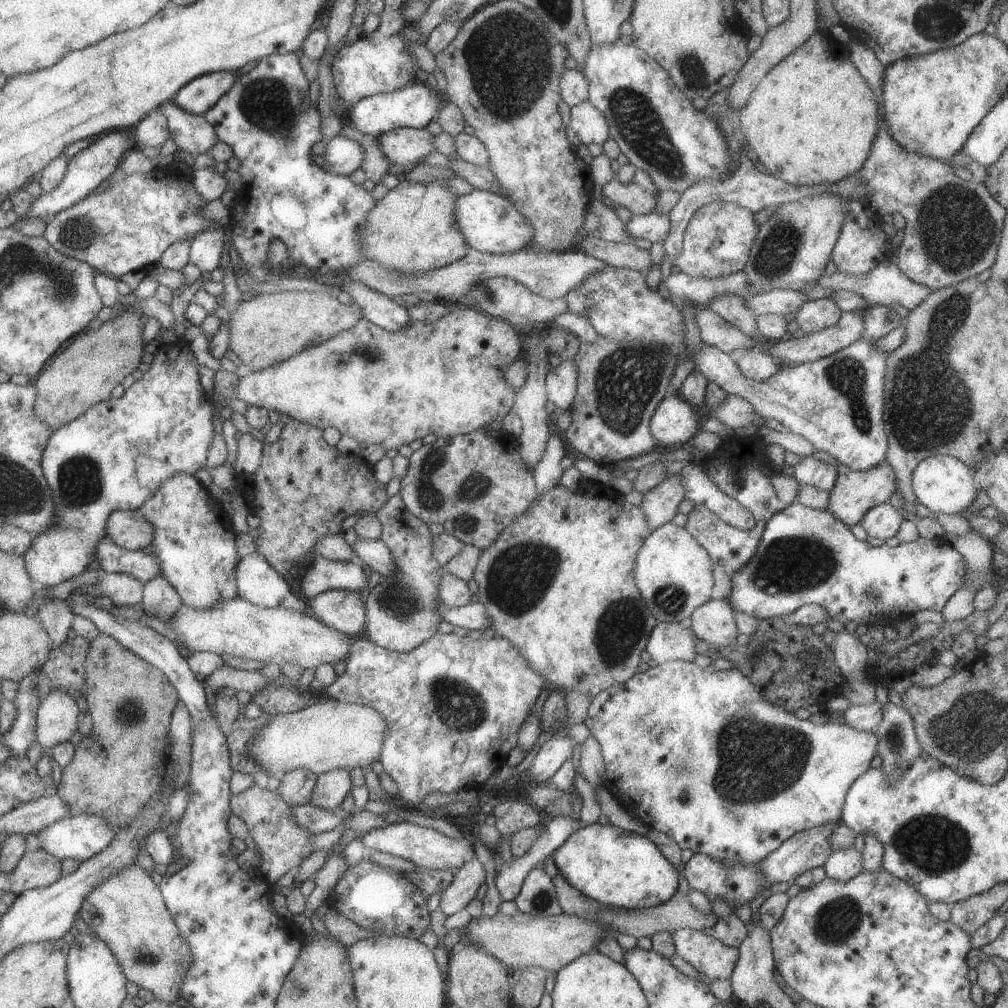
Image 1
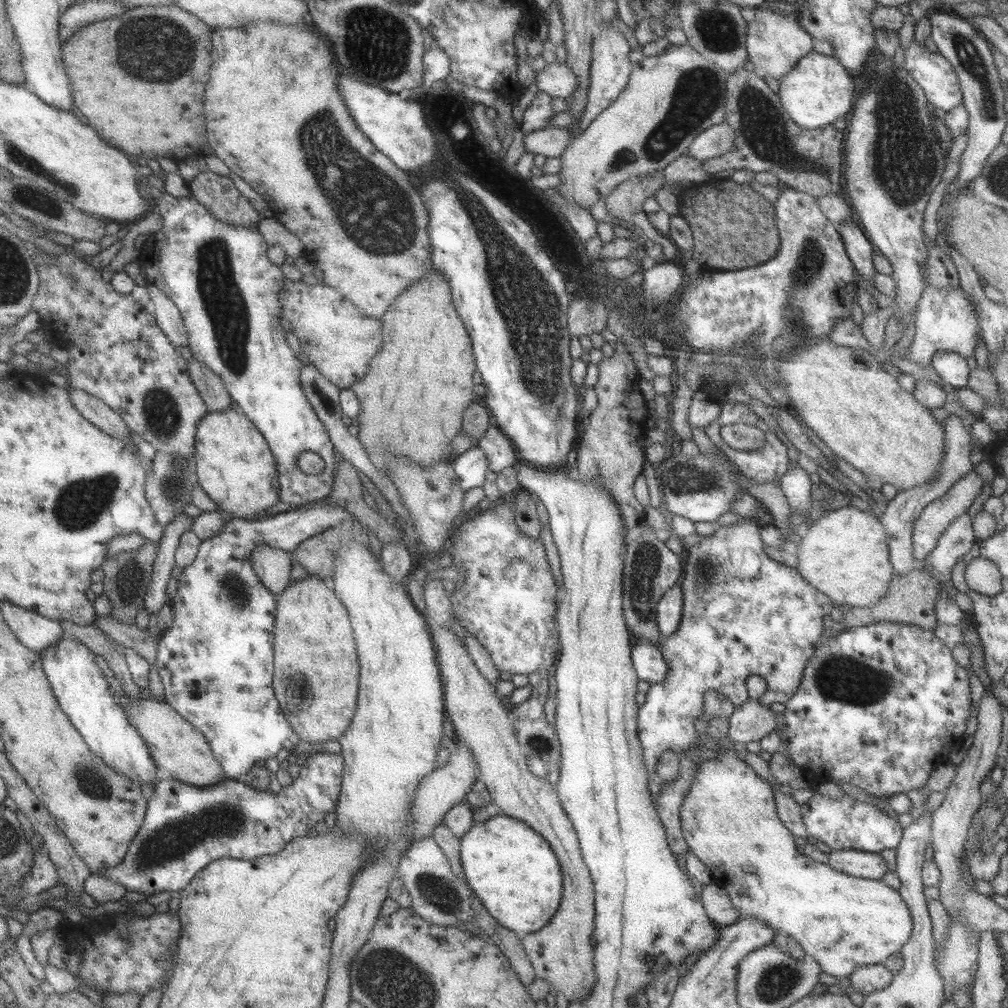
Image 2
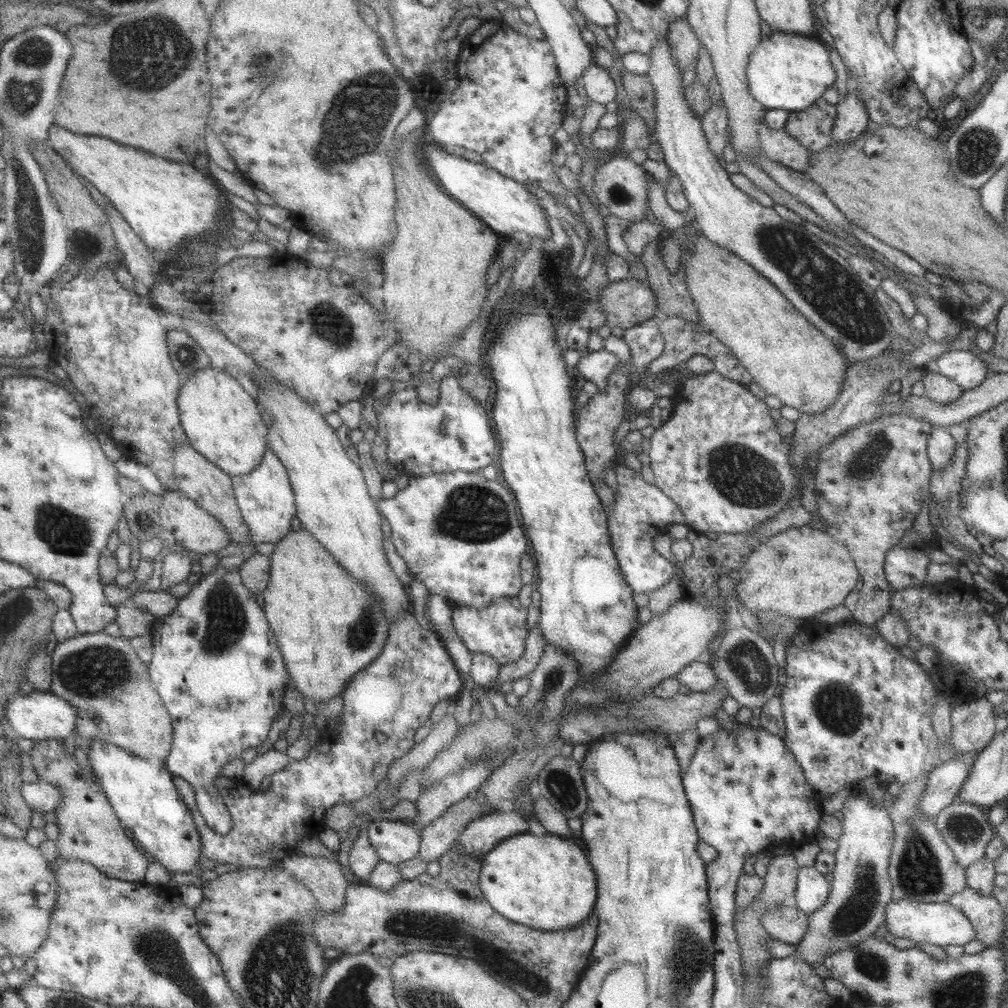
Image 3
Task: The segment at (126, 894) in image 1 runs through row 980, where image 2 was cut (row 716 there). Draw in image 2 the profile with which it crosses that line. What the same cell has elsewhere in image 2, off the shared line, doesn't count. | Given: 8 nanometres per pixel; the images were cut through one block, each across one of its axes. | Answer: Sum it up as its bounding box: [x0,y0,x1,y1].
[129,688,227,787]

